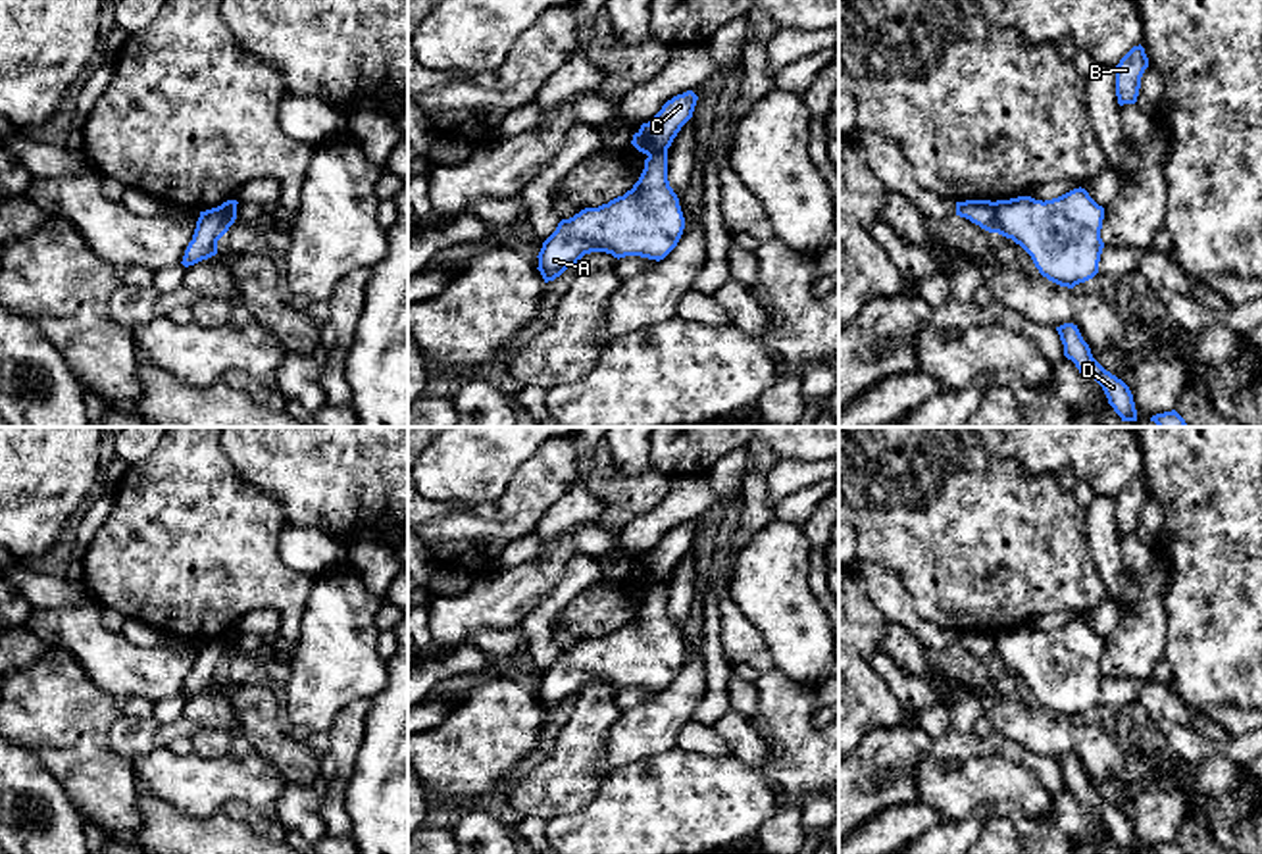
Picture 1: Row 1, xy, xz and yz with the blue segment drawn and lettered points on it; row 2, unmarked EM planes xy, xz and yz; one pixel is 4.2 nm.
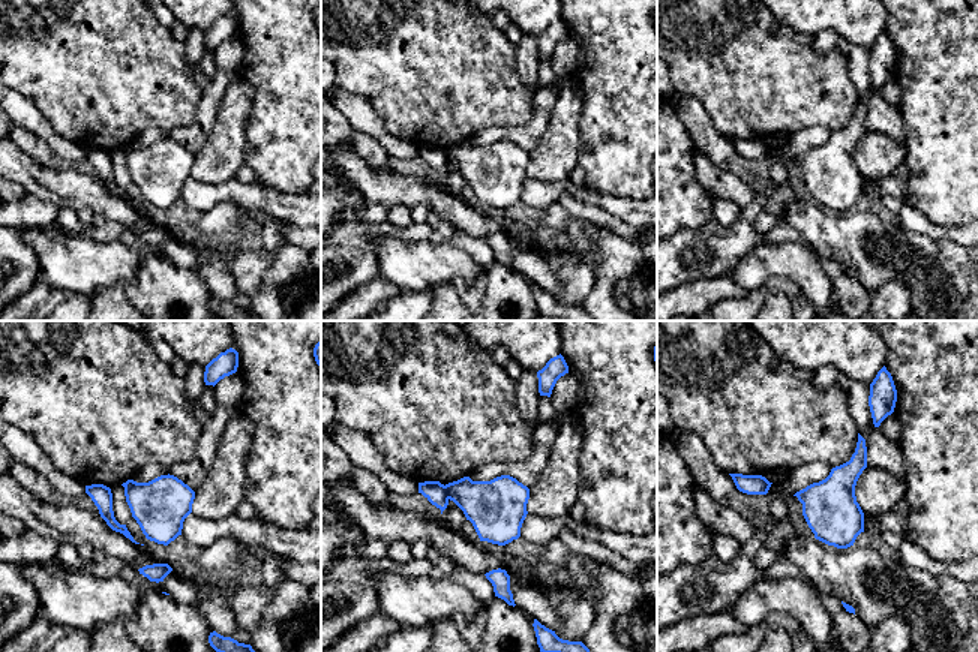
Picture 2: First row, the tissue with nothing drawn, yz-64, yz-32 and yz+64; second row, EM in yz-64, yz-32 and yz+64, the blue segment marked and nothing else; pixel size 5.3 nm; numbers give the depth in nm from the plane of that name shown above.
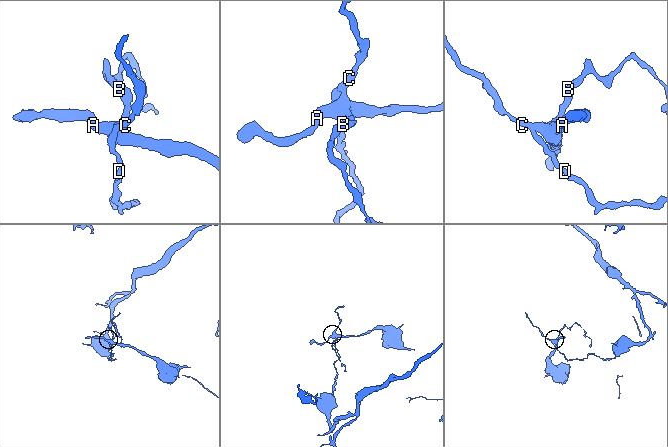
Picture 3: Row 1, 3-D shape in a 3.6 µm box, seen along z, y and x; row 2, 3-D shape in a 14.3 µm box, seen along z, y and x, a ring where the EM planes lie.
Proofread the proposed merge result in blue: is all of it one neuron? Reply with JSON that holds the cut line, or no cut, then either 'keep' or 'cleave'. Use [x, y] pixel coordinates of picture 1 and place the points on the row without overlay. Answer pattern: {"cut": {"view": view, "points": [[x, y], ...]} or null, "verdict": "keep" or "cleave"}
{"cut": {"view": "yz", "points": [[991, 633], [997, 662]]}, "verdict": "cleave"}

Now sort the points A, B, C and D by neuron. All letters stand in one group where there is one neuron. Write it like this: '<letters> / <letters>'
A B / C D

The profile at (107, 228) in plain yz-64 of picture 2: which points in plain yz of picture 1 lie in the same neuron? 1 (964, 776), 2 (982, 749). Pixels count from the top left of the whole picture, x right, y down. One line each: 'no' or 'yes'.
1: no
2: yes

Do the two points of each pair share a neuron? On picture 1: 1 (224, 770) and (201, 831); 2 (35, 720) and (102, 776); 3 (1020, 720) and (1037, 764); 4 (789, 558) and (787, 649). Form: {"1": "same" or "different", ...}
{"1": "different", "2": "same", "3": "different", "4": "same"}

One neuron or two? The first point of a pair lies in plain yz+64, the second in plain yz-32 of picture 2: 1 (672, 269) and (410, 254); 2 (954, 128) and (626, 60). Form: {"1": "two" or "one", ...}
{"1": "two", "2": "one"}

